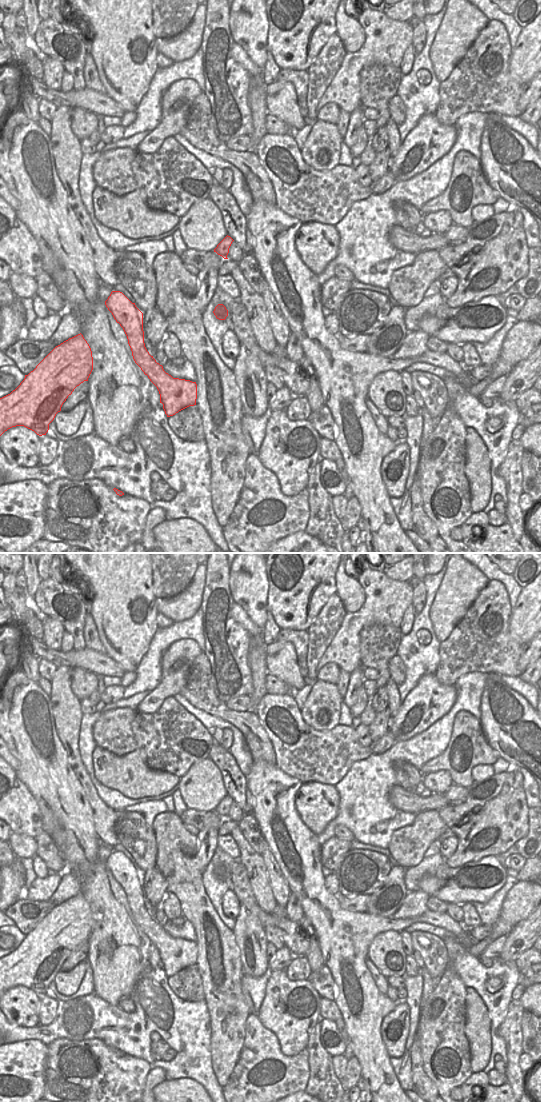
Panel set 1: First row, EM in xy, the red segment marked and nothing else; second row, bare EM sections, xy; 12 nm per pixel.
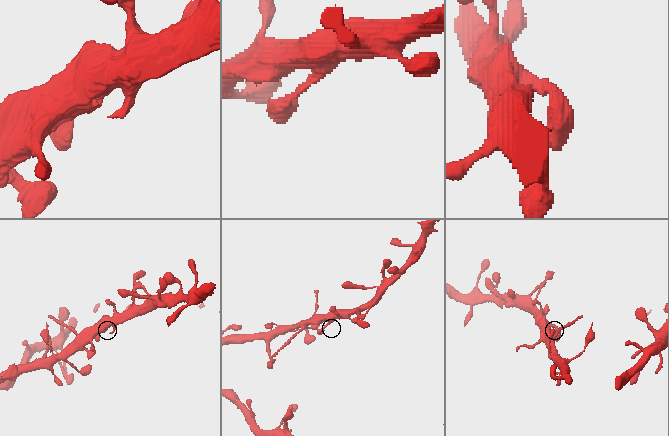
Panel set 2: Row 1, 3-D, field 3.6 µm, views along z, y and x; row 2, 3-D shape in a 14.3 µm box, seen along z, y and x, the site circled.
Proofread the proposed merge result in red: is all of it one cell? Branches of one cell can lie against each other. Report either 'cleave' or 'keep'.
cleave

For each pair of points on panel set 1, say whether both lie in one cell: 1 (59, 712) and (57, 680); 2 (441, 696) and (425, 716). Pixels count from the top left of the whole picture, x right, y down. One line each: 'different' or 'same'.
1: same
2: same

